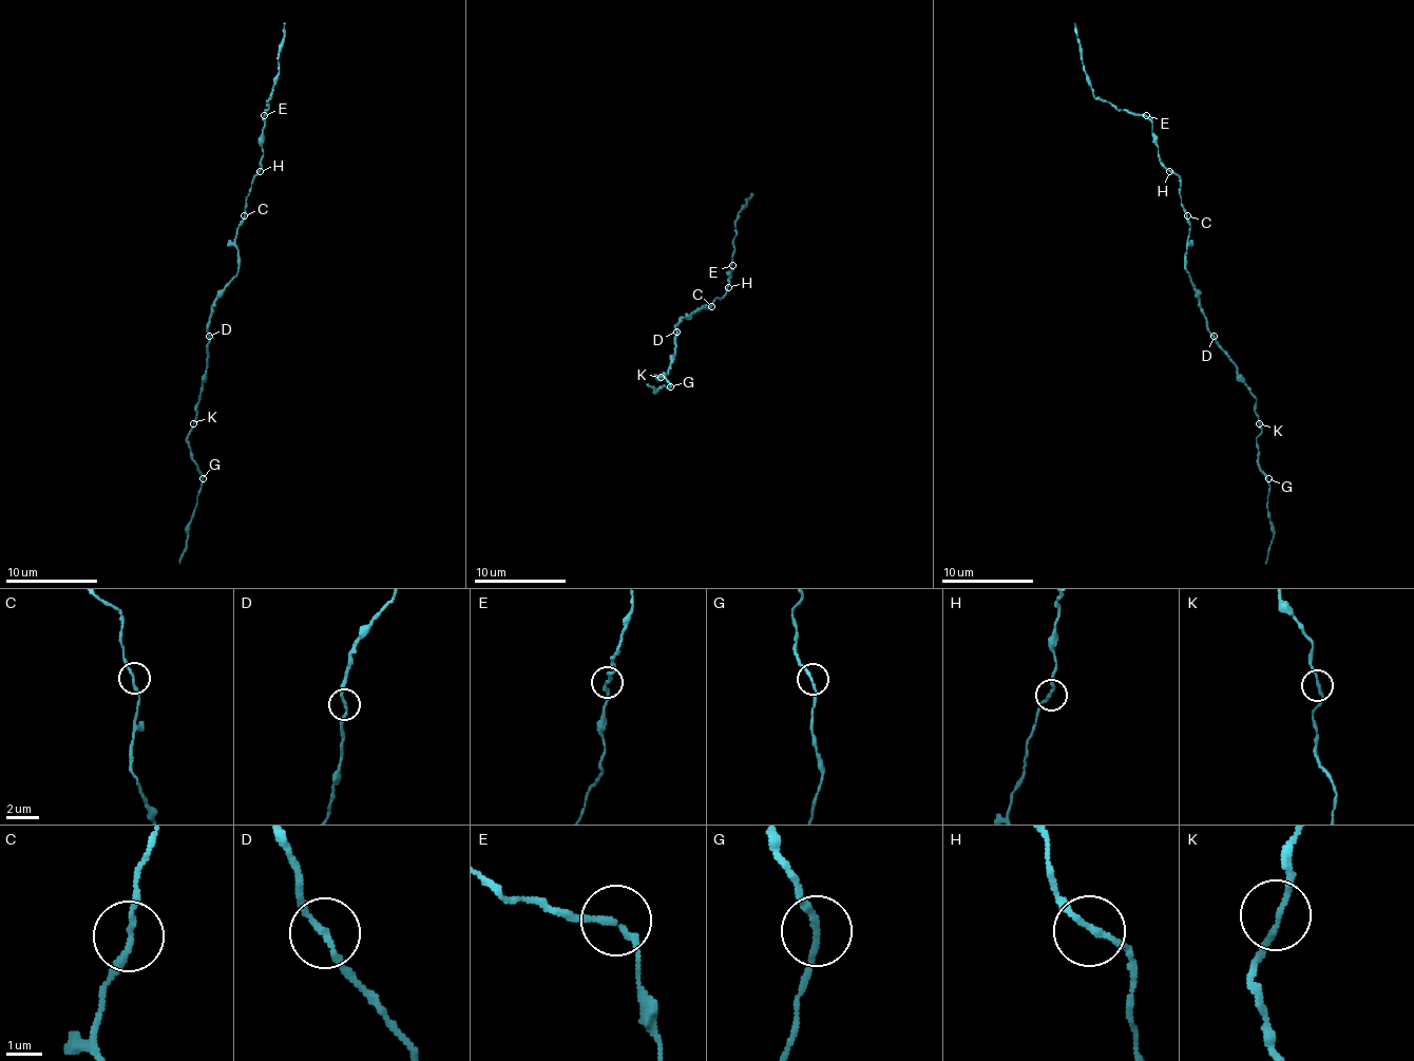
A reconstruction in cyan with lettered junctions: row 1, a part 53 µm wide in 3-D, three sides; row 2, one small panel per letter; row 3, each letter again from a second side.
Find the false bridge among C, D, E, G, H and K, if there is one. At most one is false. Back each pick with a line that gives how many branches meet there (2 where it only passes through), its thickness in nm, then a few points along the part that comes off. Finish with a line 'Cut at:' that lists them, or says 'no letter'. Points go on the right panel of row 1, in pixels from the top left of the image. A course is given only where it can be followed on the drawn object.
Cut at: no letter

